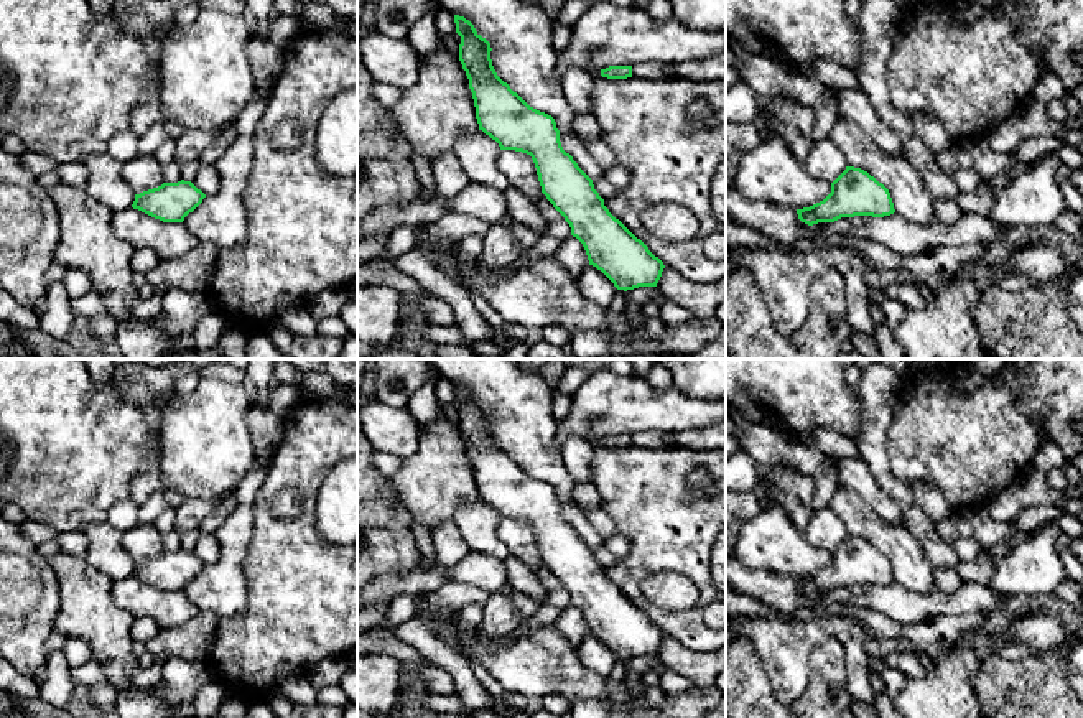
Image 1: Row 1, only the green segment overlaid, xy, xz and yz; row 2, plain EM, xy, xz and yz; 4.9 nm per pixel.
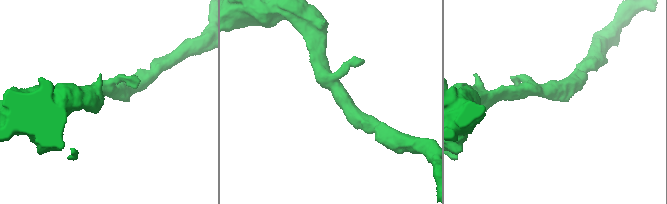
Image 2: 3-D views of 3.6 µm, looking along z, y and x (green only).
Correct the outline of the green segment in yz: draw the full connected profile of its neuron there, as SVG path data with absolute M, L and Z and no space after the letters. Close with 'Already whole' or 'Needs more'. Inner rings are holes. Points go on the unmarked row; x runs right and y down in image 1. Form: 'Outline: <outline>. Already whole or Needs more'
Outline: M846 535L831 552L831 562L823 570L797 578L798 588L808 594L854 585L884 586L894 581L889 558L867 540L854 535Z. Already whole

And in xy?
Outline: M181 548L135 563L132 576L163 591L183 591L204 566L191 550Z. Already whole

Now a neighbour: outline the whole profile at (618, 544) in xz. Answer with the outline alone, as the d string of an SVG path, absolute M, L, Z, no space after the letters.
M616 532L612 537L604 540L604 547L617 557L625 557L630 550L630 540Z

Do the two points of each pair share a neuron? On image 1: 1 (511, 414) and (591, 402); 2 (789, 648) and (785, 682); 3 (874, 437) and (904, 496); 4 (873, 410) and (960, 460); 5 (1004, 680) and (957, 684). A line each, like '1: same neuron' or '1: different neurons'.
1: different neurons
2: same neuron
3: same neuron
4: different neurons
5: different neurons

